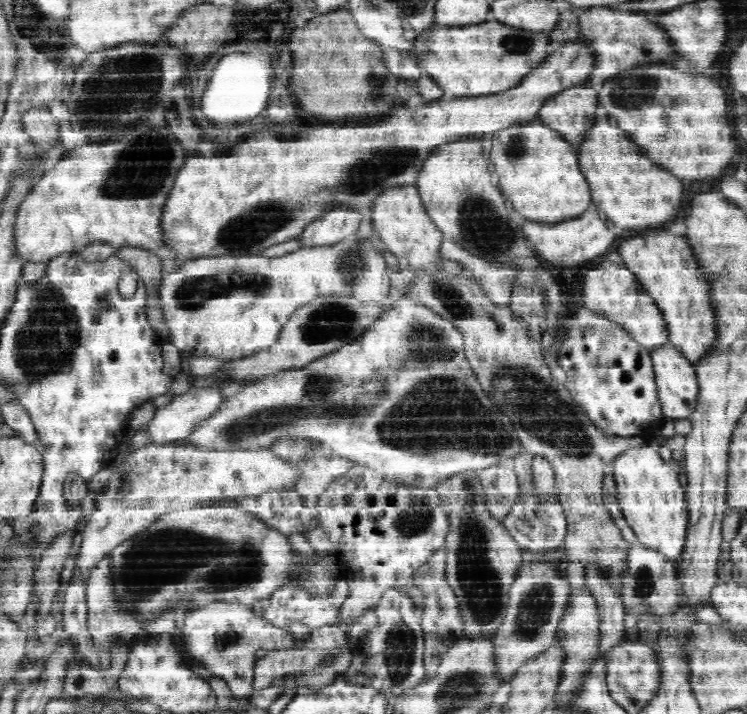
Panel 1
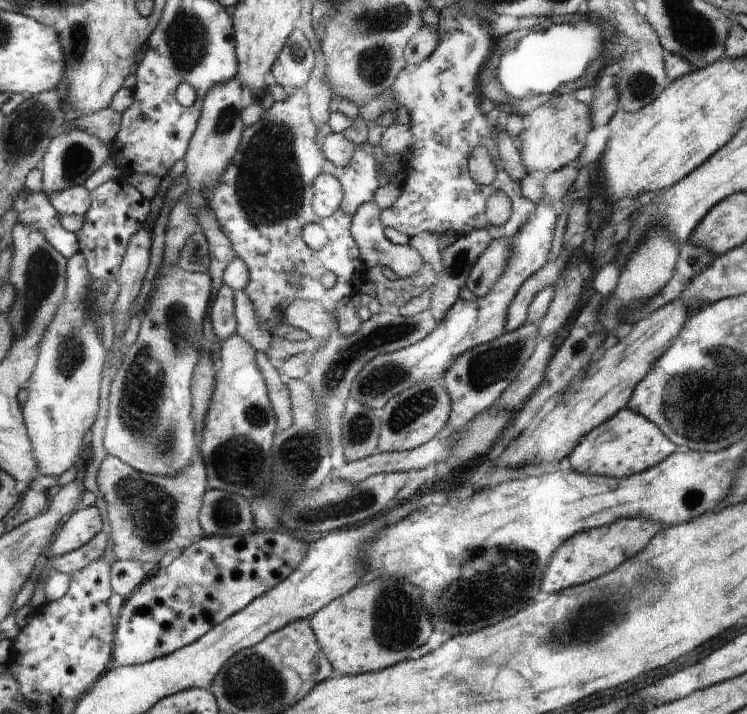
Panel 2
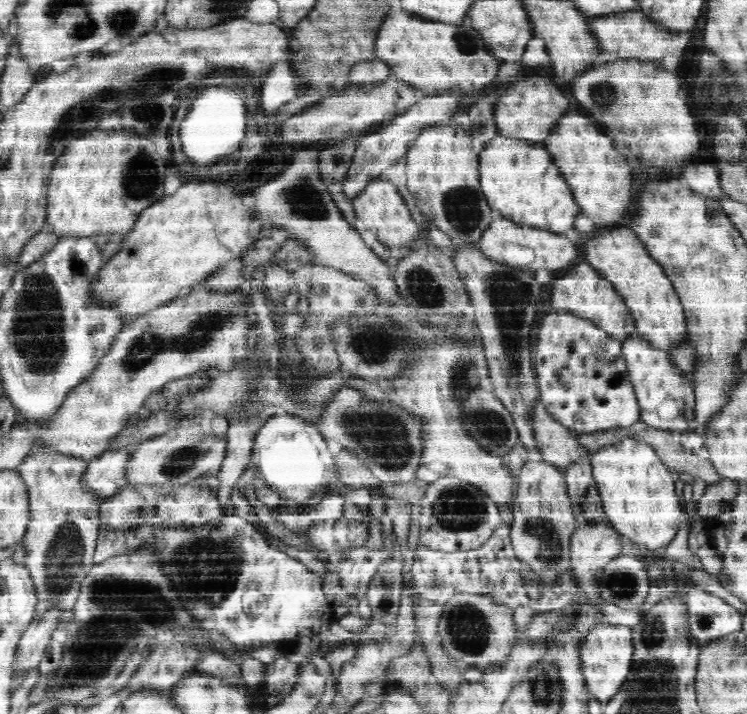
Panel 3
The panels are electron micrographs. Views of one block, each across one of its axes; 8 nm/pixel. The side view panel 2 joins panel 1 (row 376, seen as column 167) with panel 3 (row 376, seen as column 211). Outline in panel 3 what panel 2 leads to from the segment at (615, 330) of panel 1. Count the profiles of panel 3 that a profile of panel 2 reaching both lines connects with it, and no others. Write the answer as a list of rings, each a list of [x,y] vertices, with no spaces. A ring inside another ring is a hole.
[[[566,311],[548,314],[540,324],[534,366],[546,410],[578,436],[628,428],[641,420],[624,346],[597,323]]]

